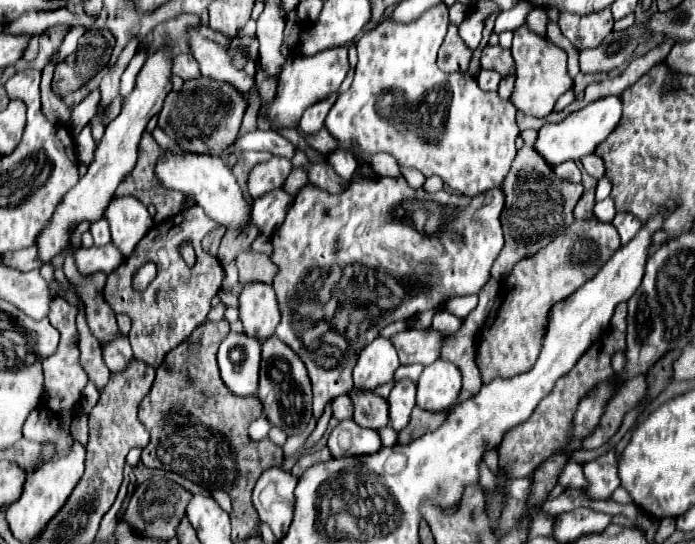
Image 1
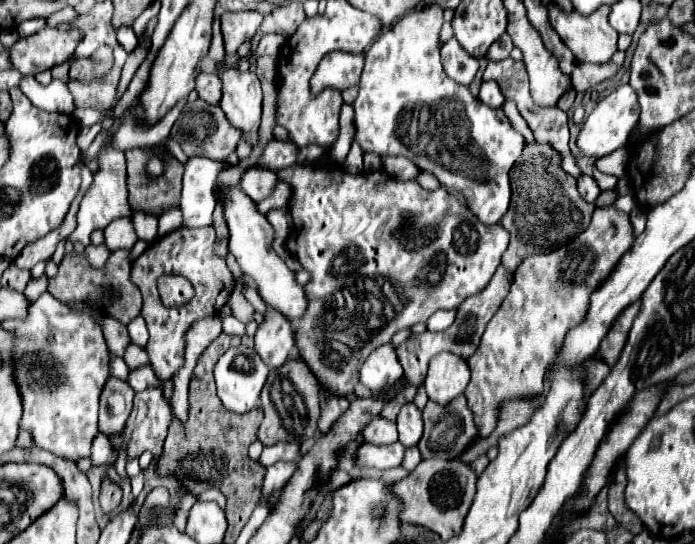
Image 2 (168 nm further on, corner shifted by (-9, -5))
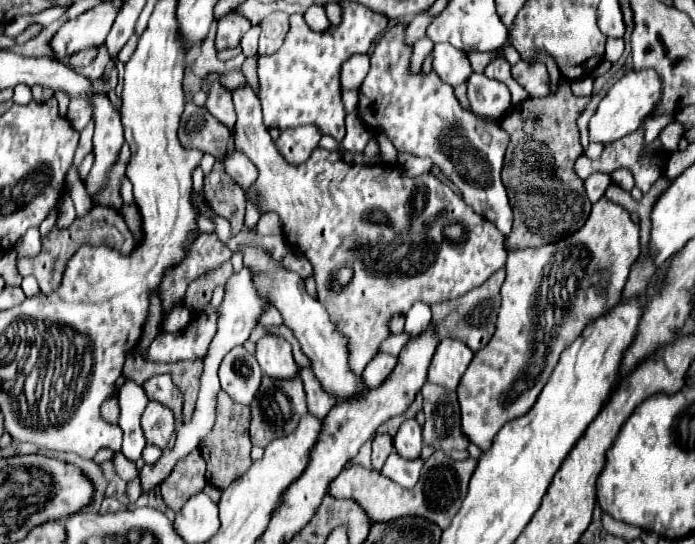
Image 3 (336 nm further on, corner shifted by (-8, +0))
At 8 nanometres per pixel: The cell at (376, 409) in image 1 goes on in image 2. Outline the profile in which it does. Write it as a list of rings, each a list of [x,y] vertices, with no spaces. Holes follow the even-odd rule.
[[[373,416],[371,422],[363,428],[363,438],[375,446],[385,446],[397,440],[397,426],[393,420],[379,416]]]

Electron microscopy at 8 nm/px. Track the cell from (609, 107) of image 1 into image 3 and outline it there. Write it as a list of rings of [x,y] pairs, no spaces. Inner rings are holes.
[[[640,69],[626,73],[612,85],[612,89],[600,101],[594,117],[590,119],[590,141],[606,145],[636,131],[654,113],[660,99],[662,99],[662,79],[654,69]]]

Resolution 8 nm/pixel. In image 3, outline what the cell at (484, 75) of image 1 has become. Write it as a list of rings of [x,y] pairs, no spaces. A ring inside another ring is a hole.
[[[484,73],[470,75],[468,101],[472,113],[490,119],[500,119],[512,107],[512,97],[508,87],[496,79],[488,79]]]

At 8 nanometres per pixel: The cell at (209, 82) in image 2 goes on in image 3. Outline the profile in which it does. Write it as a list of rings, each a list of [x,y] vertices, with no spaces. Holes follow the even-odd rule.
[[[212,85],[210,93],[208,93],[208,101],[206,101],[206,109],[218,119],[222,121],[222,125],[226,125],[230,129],[230,137],[234,139],[234,123],[236,123],[236,113],[234,113],[234,105],[232,105],[232,95],[230,93],[222,93],[220,91],[222,85]]]

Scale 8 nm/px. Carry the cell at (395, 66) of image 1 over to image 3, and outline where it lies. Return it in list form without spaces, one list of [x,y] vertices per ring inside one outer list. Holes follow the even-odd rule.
[[[402,25],[390,27],[382,35],[370,55],[370,73],[360,87],[360,117],[372,129],[386,129],[388,139],[400,153],[408,151],[418,157],[430,157],[434,165],[438,165],[440,171],[460,189],[464,201],[470,207],[476,203],[478,213],[482,213],[482,217],[492,221],[500,233],[508,237],[514,215],[500,179],[508,133],[500,129],[498,121],[488,121],[462,109],[454,97],[454,89],[436,73],[410,75],[410,53],[412,49],[402,45]]]

